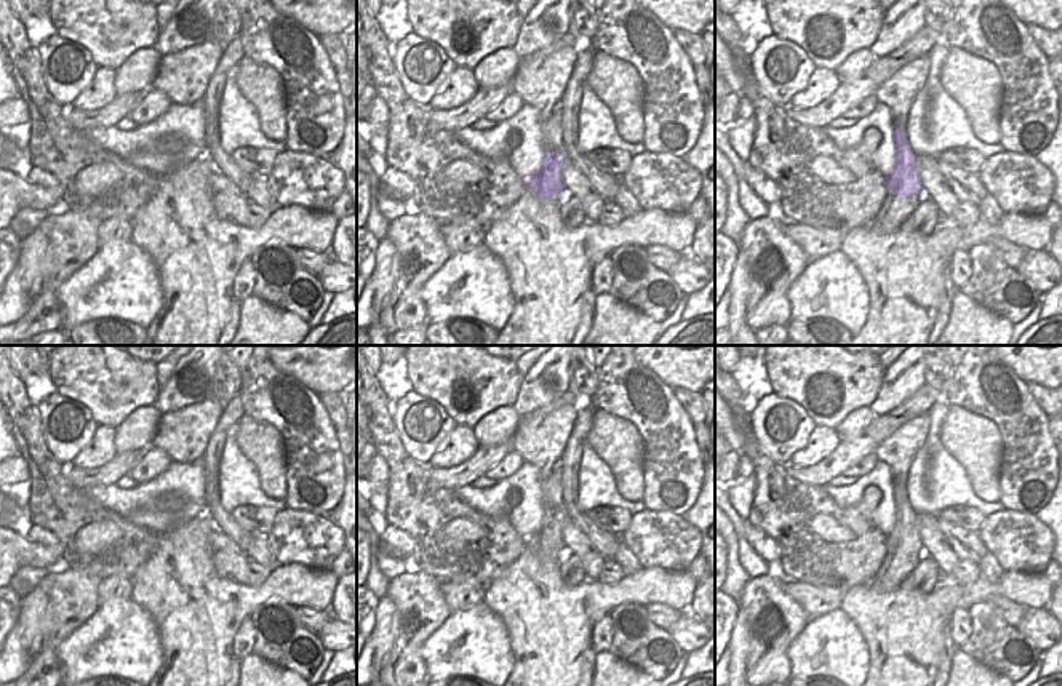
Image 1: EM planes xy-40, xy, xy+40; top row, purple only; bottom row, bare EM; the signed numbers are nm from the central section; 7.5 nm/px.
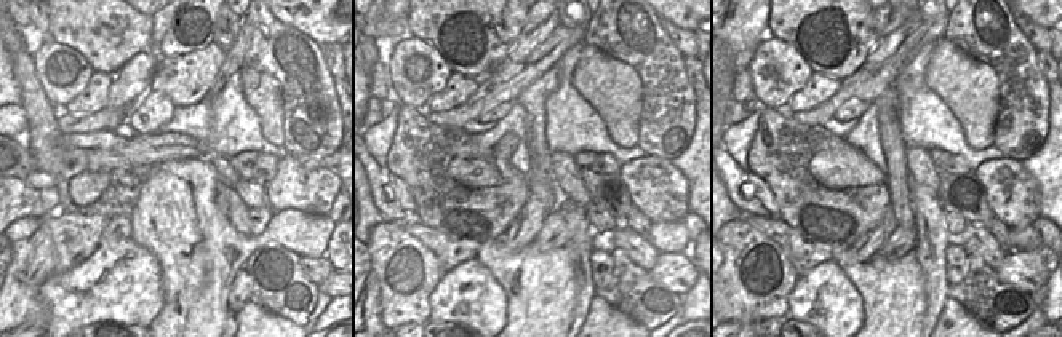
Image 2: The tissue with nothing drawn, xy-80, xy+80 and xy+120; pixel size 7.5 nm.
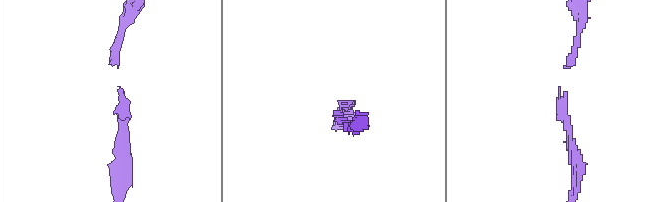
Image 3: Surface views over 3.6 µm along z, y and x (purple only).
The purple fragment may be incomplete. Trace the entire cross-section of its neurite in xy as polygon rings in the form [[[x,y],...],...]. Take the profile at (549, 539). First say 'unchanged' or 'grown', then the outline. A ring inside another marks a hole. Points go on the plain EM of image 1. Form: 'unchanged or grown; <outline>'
unchanged; [[[547,510],[536,534],[526,539],[526,547],[536,545],[544,560],[552,560],[555,553],[565,556],[566,547],[563,540],[565,516],[557,510]]]

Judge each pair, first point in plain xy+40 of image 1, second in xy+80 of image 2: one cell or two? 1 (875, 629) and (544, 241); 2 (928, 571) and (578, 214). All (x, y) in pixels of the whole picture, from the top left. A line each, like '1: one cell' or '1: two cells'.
1: two cells
2: two cells

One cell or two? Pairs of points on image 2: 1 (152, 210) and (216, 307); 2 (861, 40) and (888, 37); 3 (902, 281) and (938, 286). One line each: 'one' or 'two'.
1: one
2: two
3: two

